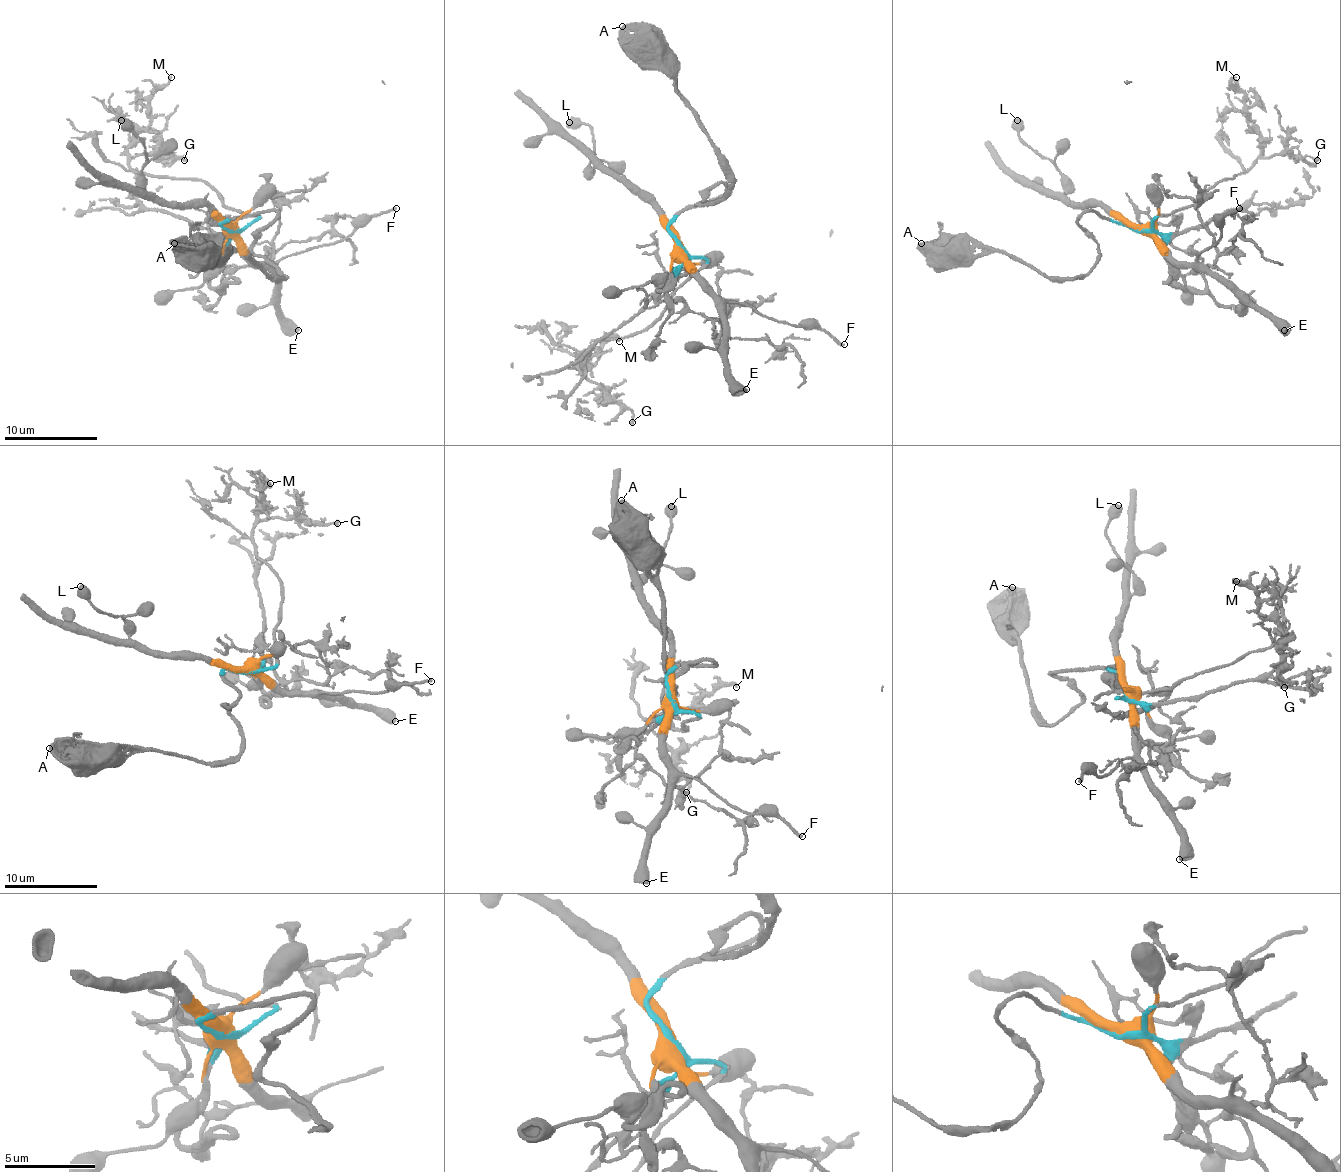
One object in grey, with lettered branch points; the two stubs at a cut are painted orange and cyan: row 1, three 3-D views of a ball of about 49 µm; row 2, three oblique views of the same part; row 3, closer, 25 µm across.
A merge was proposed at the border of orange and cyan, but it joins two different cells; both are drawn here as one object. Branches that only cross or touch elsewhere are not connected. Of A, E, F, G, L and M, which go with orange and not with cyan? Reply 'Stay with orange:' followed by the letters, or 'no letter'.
Stay with orange: E, F, L

